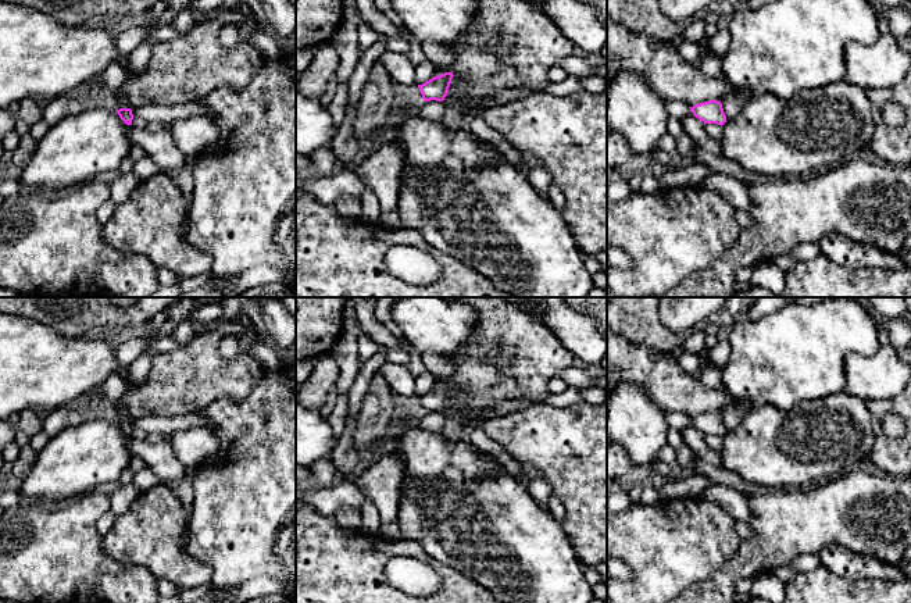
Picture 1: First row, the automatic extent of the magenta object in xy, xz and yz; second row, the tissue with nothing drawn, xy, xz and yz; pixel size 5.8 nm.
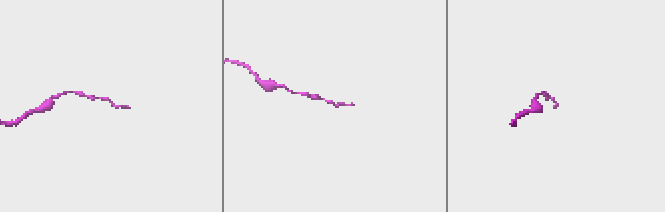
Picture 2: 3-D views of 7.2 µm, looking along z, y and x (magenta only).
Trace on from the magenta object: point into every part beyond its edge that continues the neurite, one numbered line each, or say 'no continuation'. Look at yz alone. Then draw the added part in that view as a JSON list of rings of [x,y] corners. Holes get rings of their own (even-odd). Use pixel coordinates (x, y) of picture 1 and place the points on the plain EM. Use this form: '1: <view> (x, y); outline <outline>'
no continuation

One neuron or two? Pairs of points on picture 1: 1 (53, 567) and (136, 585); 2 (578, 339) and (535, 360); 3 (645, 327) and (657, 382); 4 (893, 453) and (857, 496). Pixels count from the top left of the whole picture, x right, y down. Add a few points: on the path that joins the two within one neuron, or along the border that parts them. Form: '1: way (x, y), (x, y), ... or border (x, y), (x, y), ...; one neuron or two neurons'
1: way (74, 575), (115, 585); one neuron
2: border (542, 323), (575, 356); two neurons
3: border (621, 334), (631, 341), (665, 354); two neurons
4: border (879, 473), (896, 478); two neurons

